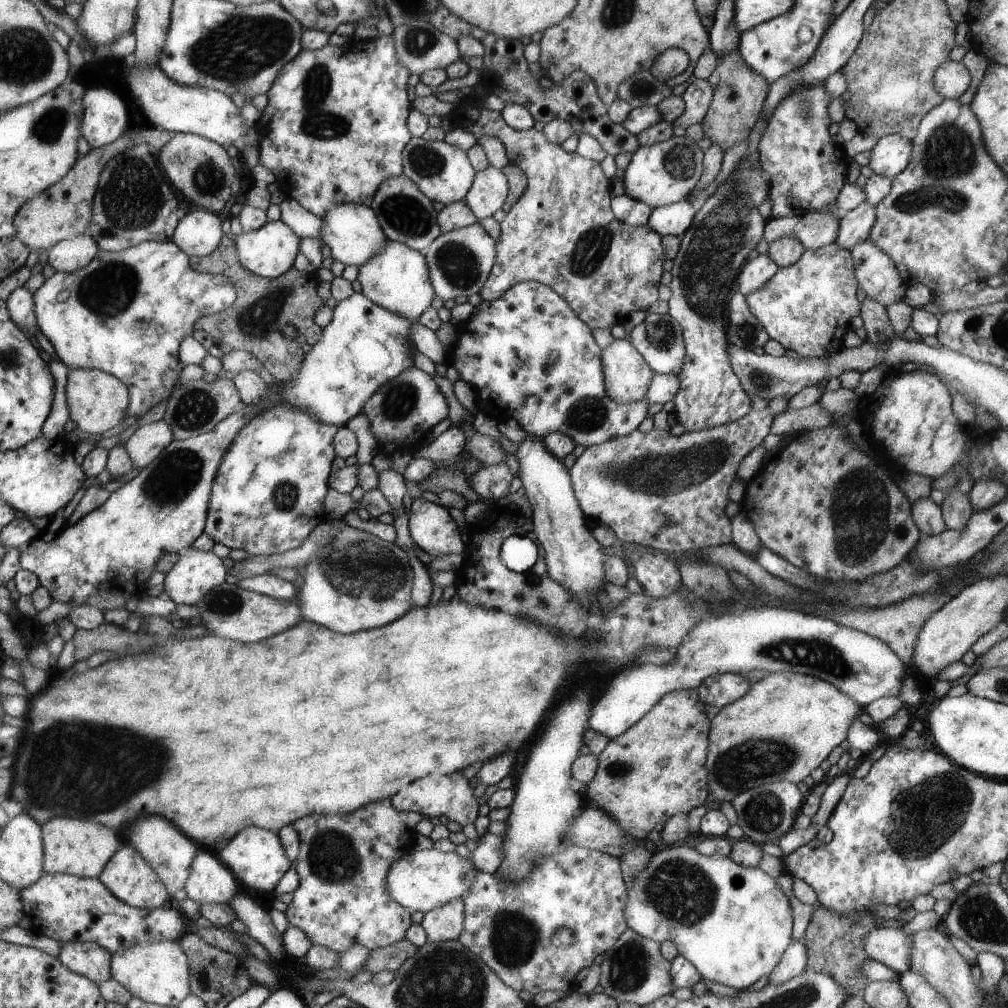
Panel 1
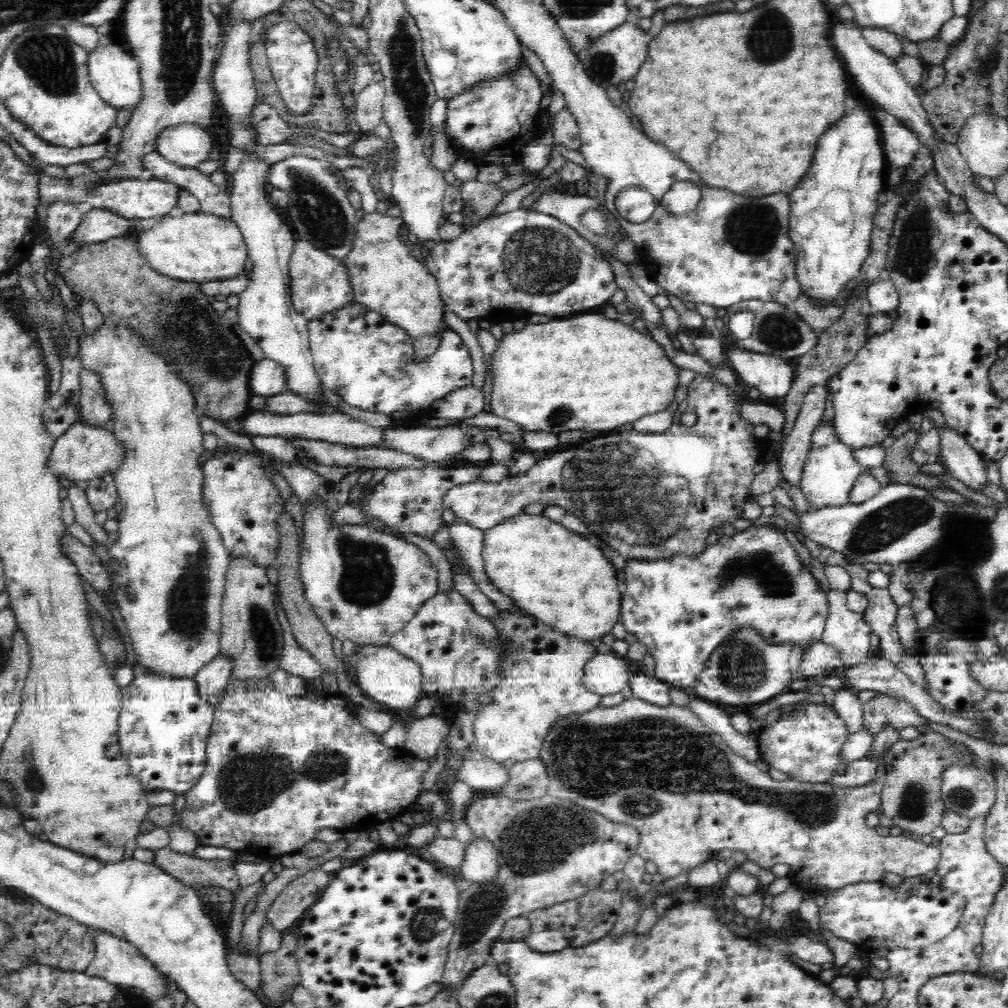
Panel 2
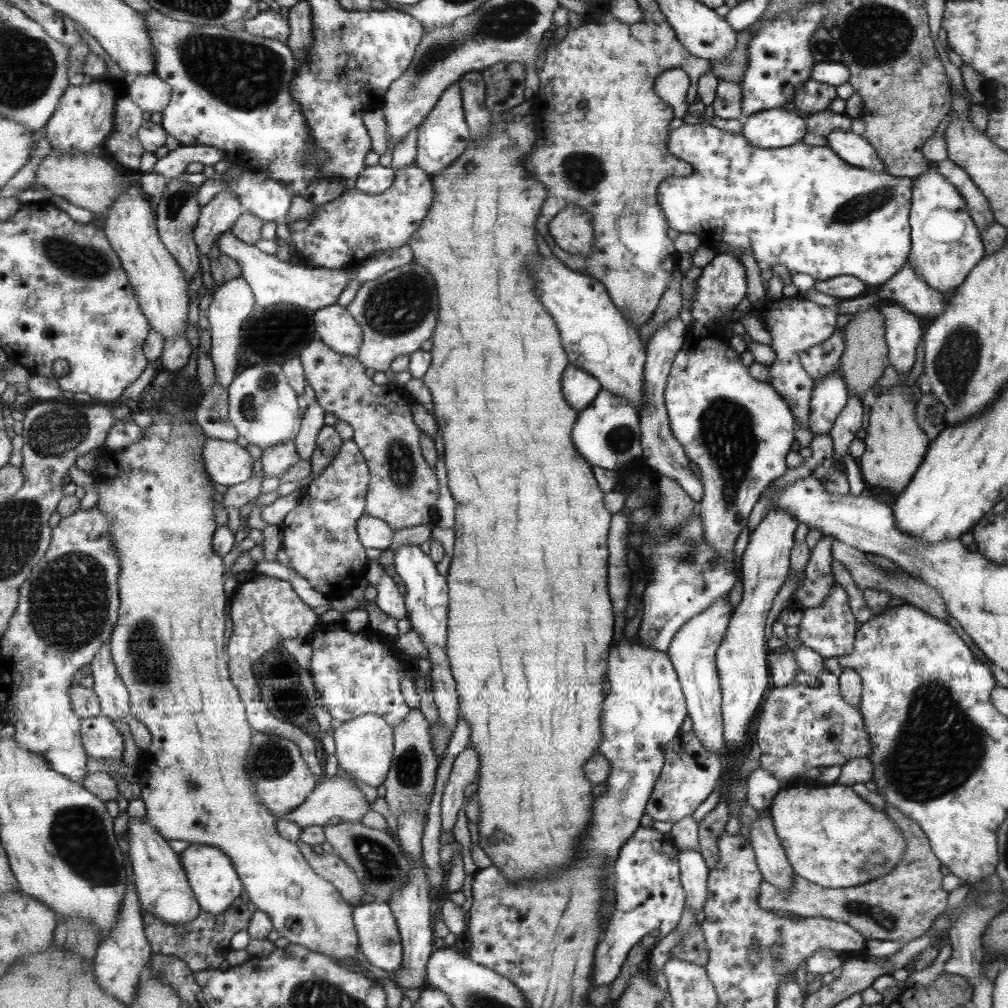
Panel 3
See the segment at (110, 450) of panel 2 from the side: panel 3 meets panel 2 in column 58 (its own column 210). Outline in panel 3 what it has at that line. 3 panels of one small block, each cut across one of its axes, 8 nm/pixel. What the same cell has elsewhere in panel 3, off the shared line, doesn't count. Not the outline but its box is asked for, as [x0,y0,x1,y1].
[204,435,252,487]

